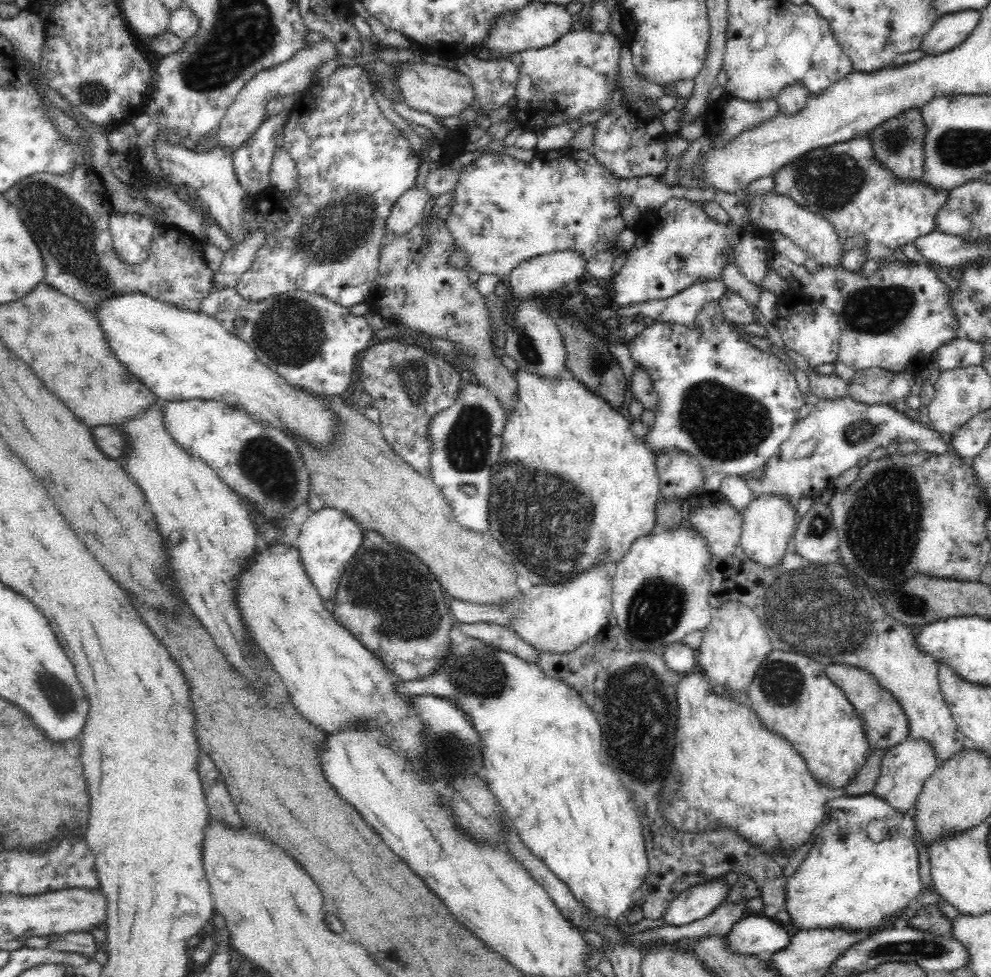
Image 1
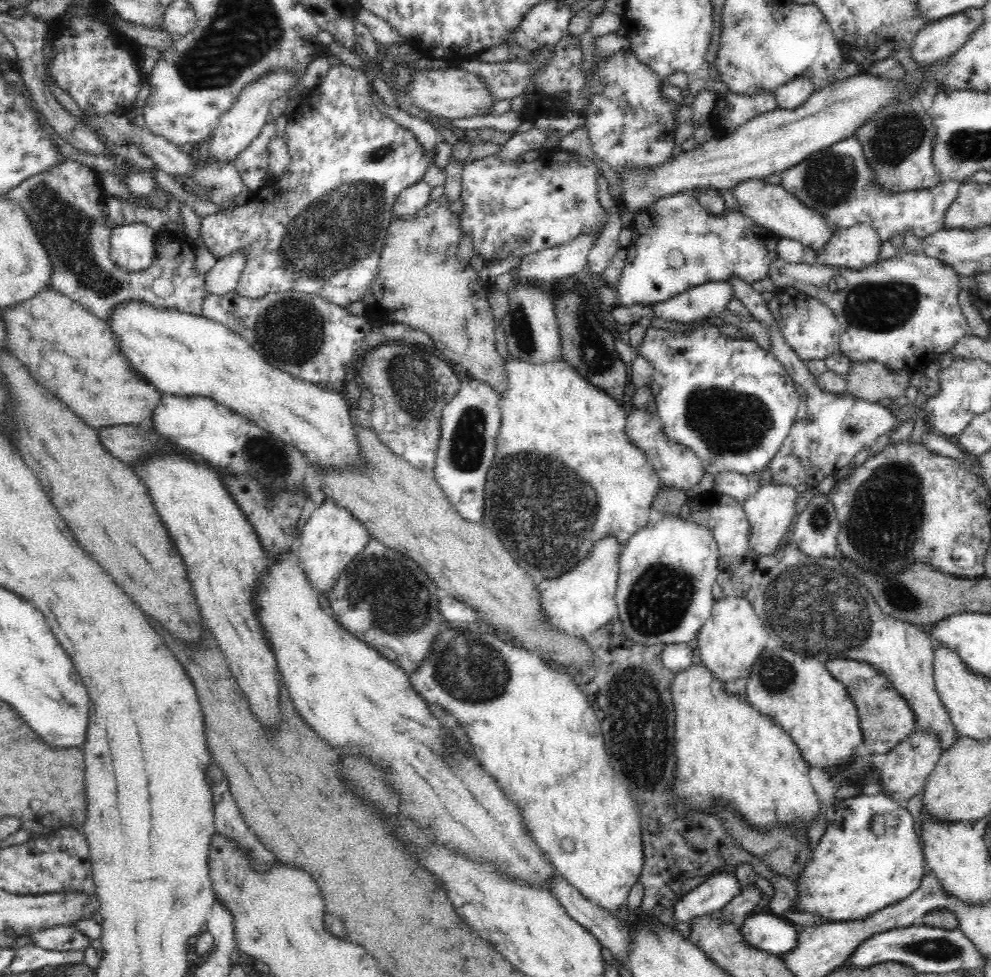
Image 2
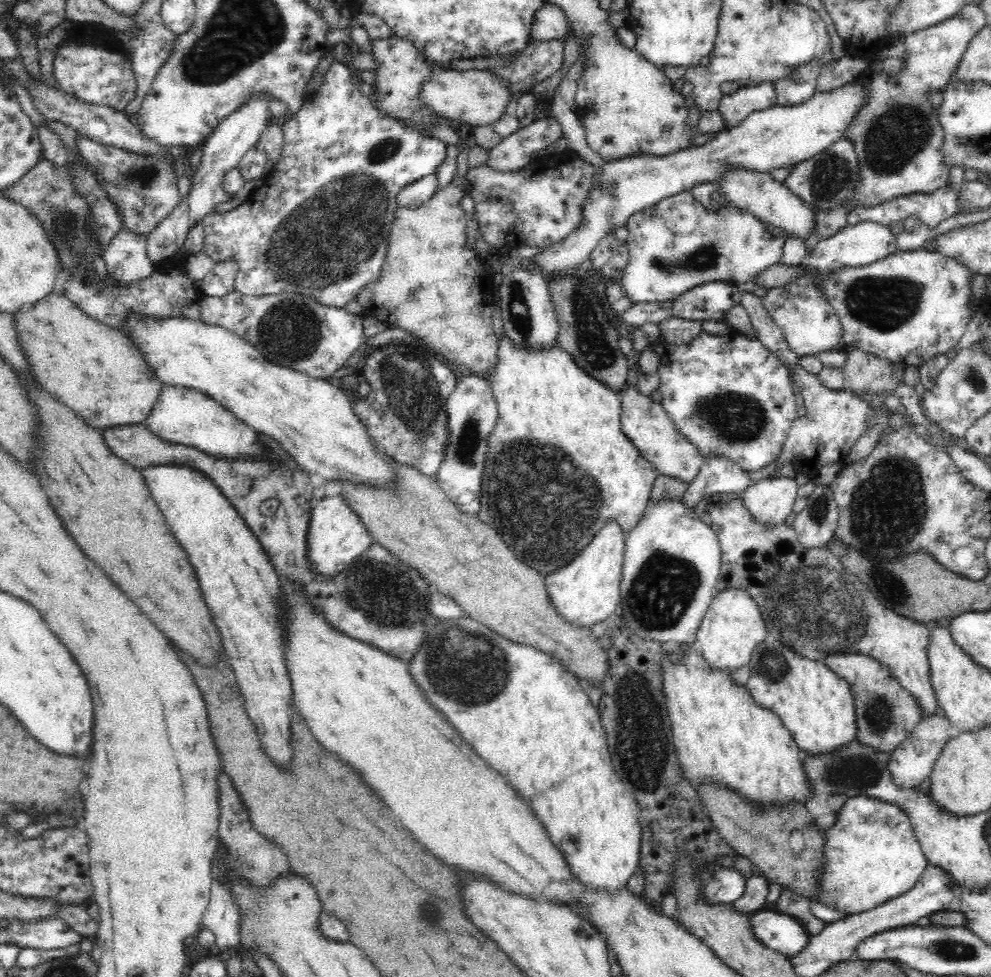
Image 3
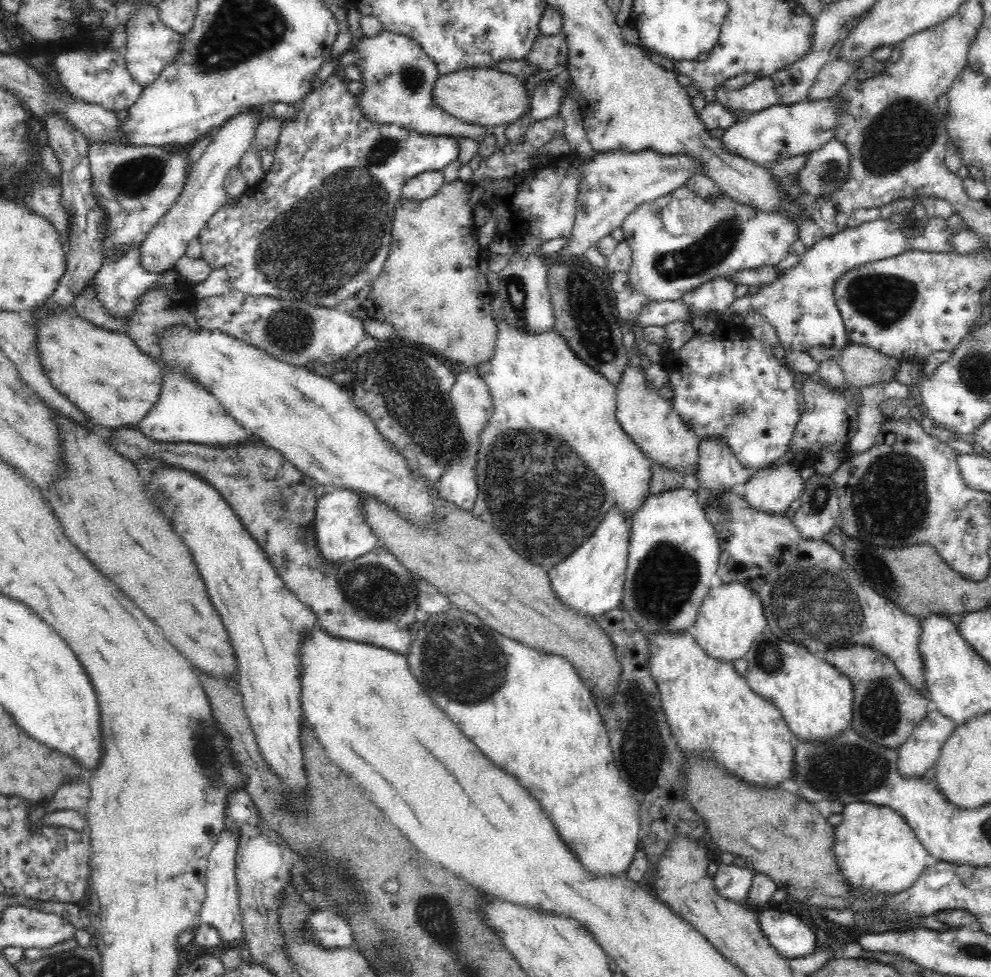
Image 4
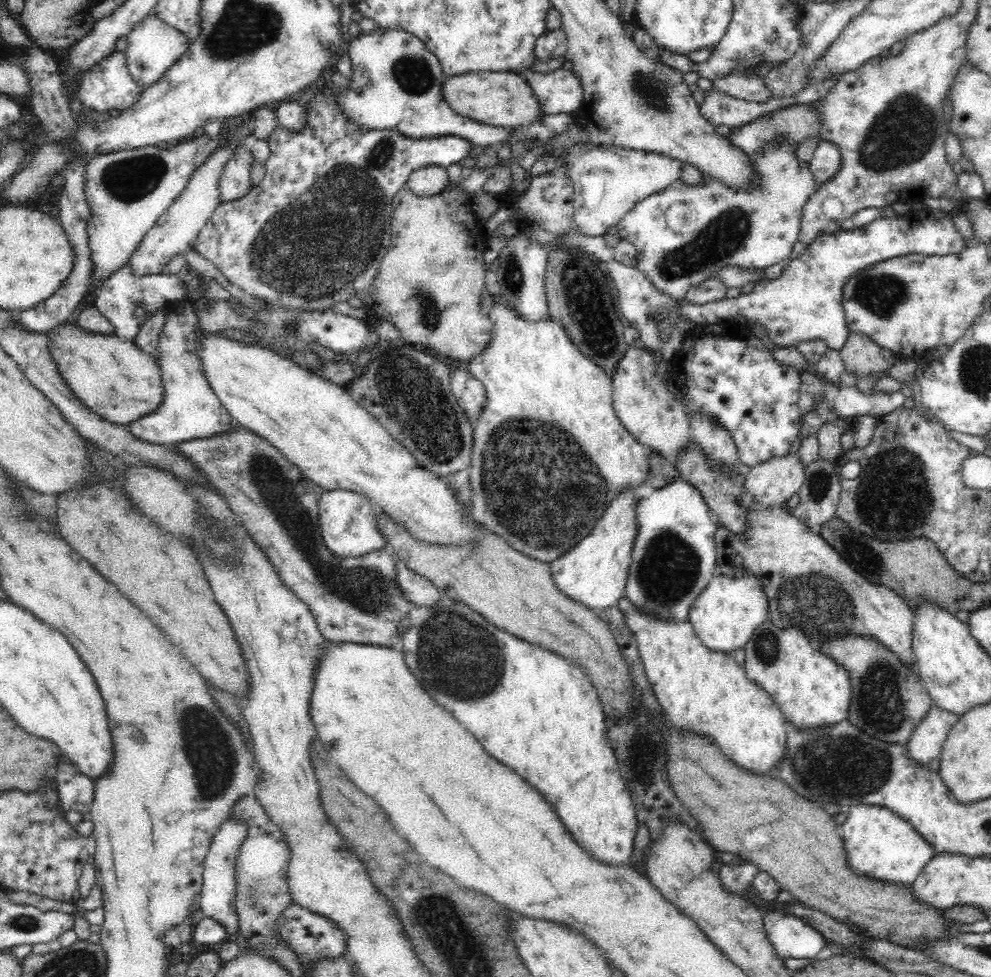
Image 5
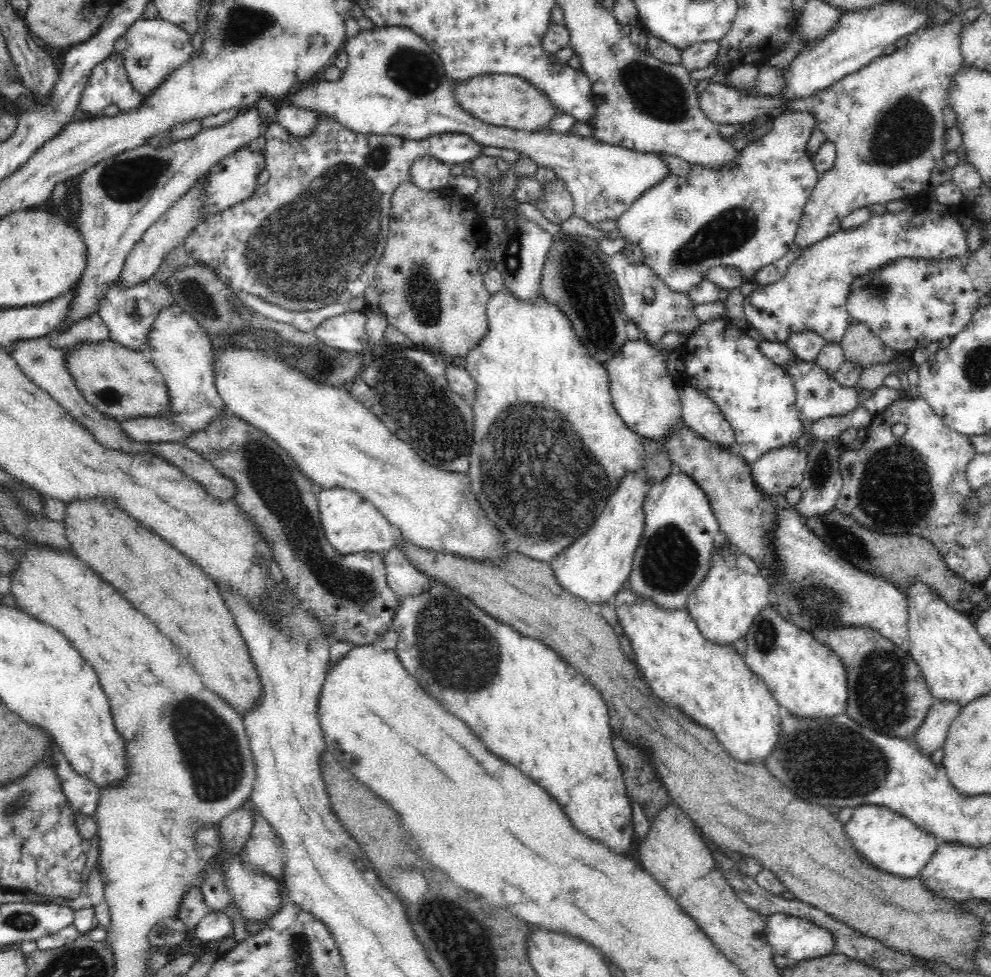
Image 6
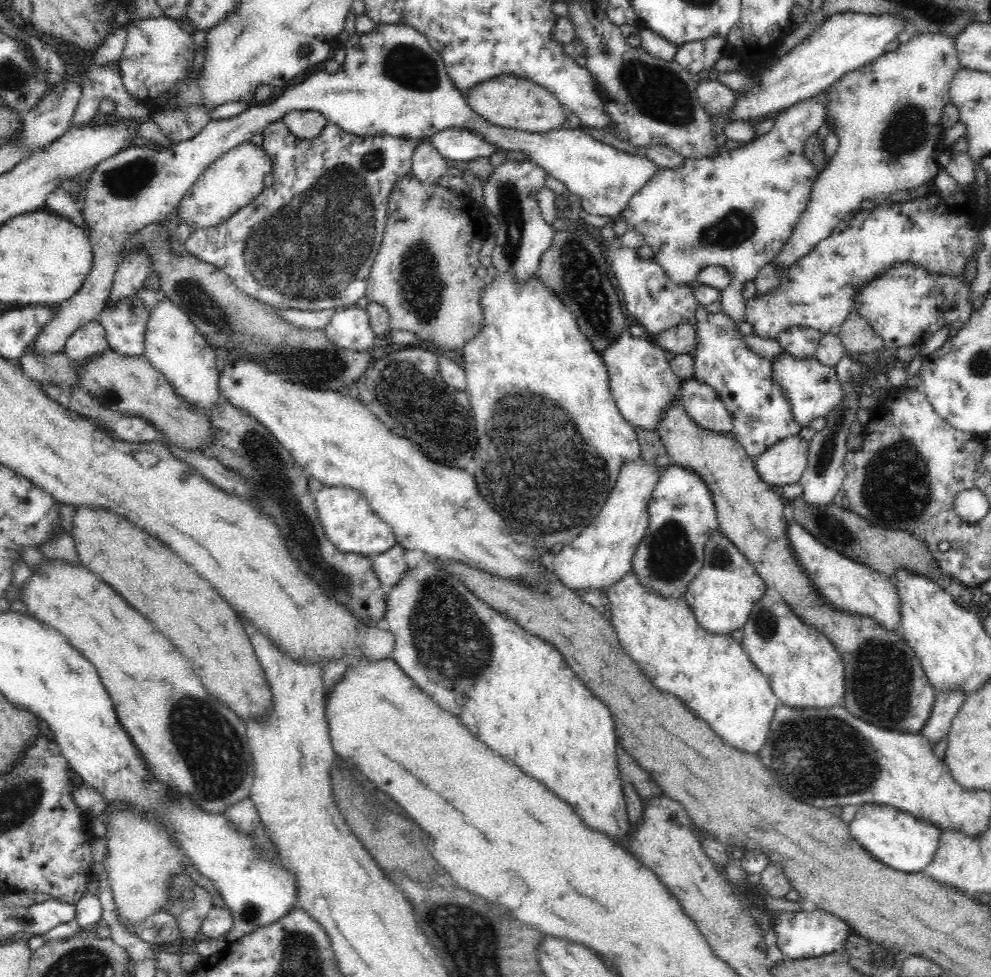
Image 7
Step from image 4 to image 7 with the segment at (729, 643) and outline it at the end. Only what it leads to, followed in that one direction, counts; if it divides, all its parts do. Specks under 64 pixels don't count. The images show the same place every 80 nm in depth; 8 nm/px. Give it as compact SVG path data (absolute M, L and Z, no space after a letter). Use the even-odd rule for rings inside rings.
M719 532L708 538L705 549L704 568L688 585L684 599L703 630L732 638L734 632L744 630L754 605L765 596L767 586L750 560Z

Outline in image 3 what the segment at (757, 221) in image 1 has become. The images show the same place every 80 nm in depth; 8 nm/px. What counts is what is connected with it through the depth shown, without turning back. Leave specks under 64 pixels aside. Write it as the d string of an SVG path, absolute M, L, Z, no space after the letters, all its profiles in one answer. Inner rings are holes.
M736 169L724 175L719 185L734 208L750 213L758 220L786 231L789 238L800 239L805 242L814 234L816 228L815 211L783 183L774 181L770 173Z

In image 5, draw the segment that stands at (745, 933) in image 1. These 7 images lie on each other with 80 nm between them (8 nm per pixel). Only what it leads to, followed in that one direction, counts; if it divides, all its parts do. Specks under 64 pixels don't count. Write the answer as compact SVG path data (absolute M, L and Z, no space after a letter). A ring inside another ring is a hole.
M772 910L763 913L763 925L777 957L816 958L824 948L824 937L801 918Z

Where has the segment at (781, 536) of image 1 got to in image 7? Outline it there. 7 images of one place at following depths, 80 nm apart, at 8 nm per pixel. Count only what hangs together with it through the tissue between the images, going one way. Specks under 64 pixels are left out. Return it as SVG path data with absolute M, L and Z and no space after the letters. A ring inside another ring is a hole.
M797 435L785 438L754 459L756 473L762 482L770 486L771 489L773 486L782 488L786 484L796 484L802 478L804 469L807 467L808 452L809 443L802 438Z

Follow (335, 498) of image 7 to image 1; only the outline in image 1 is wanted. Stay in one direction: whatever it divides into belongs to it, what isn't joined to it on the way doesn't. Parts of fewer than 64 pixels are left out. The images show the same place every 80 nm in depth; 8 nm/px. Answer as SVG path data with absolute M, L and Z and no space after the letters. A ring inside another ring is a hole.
M329 507L313 513L304 522L296 547L304 570L323 601L335 602L341 578L362 544L362 534L363 531L344 512Z

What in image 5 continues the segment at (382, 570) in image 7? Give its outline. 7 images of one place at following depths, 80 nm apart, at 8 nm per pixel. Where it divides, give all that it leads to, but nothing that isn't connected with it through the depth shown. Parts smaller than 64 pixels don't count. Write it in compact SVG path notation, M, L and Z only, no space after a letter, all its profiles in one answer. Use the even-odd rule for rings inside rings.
M398 563L397 567L397 581L399 589L405 595L405 598L408 598L416 606L431 607L442 598L438 594L439 591L434 586L434 583L414 573L408 567L401 565L401 563Z

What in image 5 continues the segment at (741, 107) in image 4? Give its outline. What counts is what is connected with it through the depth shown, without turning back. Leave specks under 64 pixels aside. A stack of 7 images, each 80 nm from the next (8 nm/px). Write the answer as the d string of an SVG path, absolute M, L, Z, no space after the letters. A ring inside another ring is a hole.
M746 71L730 74L726 78L718 78L713 82L713 90L723 96L754 103L765 103L774 97L774 94L764 85L764 80L756 76L748 76Z

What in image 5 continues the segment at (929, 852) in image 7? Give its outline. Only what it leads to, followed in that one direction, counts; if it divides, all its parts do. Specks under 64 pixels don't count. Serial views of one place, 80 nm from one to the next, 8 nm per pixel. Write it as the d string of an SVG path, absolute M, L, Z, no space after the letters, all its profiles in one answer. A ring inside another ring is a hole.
M854 804L844 809L846 820L839 826L846 865L858 877L909 887L935 855L932 846L894 811L878 805Z

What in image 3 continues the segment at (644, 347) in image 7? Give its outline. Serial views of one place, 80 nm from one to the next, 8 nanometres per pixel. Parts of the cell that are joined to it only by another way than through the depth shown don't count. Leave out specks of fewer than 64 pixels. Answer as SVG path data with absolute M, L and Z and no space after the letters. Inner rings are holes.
M632 376L633 386L622 389L621 399L621 429L624 434L633 442L633 445L640 451L640 454L652 463L658 474L682 481L686 486L698 476L701 466L704 464L704 457L698 453L698 449L684 440L682 435L674 429L674 423L662 409L658 400L652 402L650 397L640 395L636 389L636 382Z

